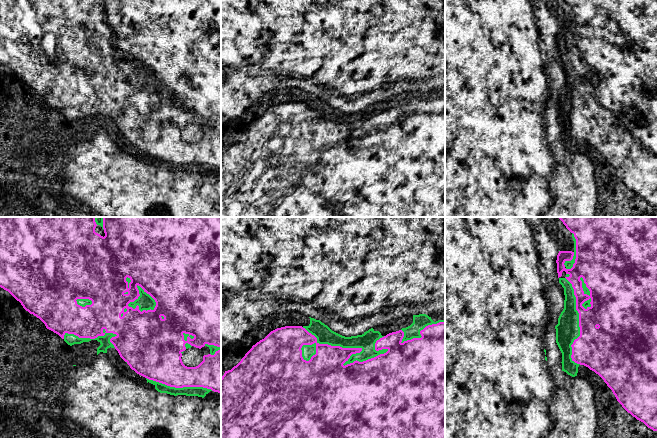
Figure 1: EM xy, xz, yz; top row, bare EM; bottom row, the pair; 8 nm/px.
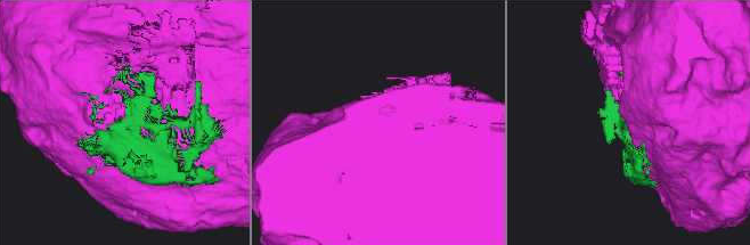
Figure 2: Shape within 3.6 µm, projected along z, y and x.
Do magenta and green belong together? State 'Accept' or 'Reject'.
Accept

